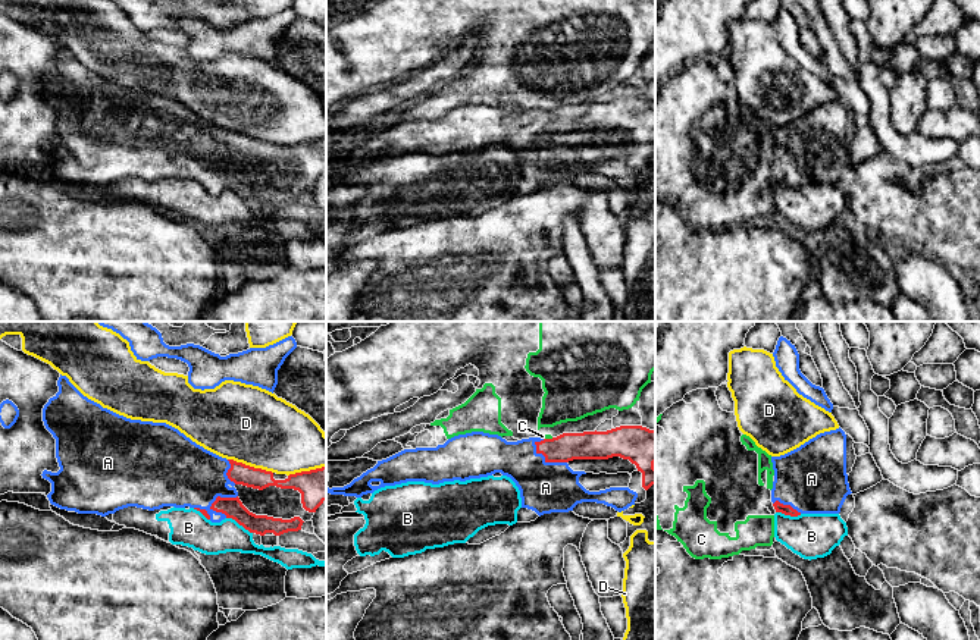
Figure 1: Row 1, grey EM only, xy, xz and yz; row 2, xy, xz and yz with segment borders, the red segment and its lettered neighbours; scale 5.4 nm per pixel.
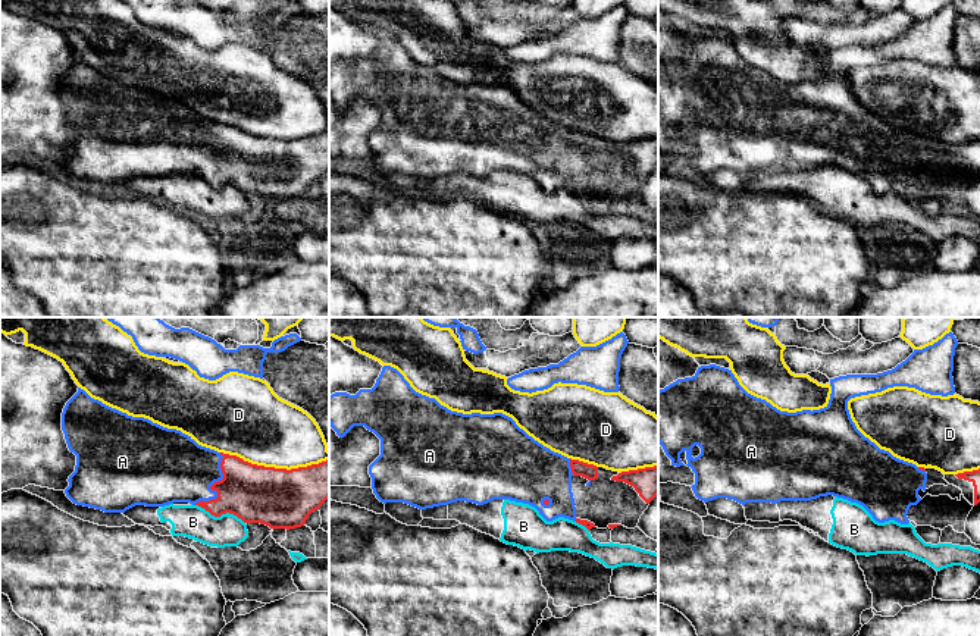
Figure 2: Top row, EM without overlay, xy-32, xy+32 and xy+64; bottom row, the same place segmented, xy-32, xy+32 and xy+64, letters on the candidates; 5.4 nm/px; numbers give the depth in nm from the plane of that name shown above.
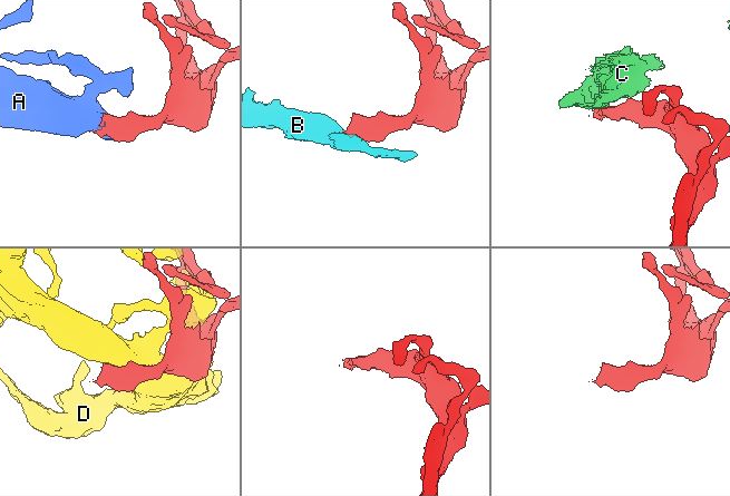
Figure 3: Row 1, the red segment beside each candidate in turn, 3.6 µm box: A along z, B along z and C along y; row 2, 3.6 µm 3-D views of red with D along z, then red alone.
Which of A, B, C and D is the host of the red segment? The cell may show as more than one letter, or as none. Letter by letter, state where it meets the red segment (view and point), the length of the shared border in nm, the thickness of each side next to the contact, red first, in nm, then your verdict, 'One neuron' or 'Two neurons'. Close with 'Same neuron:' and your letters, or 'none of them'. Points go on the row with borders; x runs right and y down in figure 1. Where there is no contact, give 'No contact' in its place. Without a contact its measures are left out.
A: Touches red at xz (547, 461). Shared border 220 nm. Thickness 160 nm (red) against 280 nm. One neuron
B: Touches red at xy (240, 524). Shared border 170 nm. Thickness 110 nm (red) against 180 nm. Two neurons
C: Touches red at xz (548, 439). Shared border 60 nm. Thickness 160 nm (red) against 30 nm. Two neurons
D: Touches red at xy (249, 466). Shared border 260 nm. Thickness 120 nm (red) against 420 nm. Two neurons
Same neuron: A

